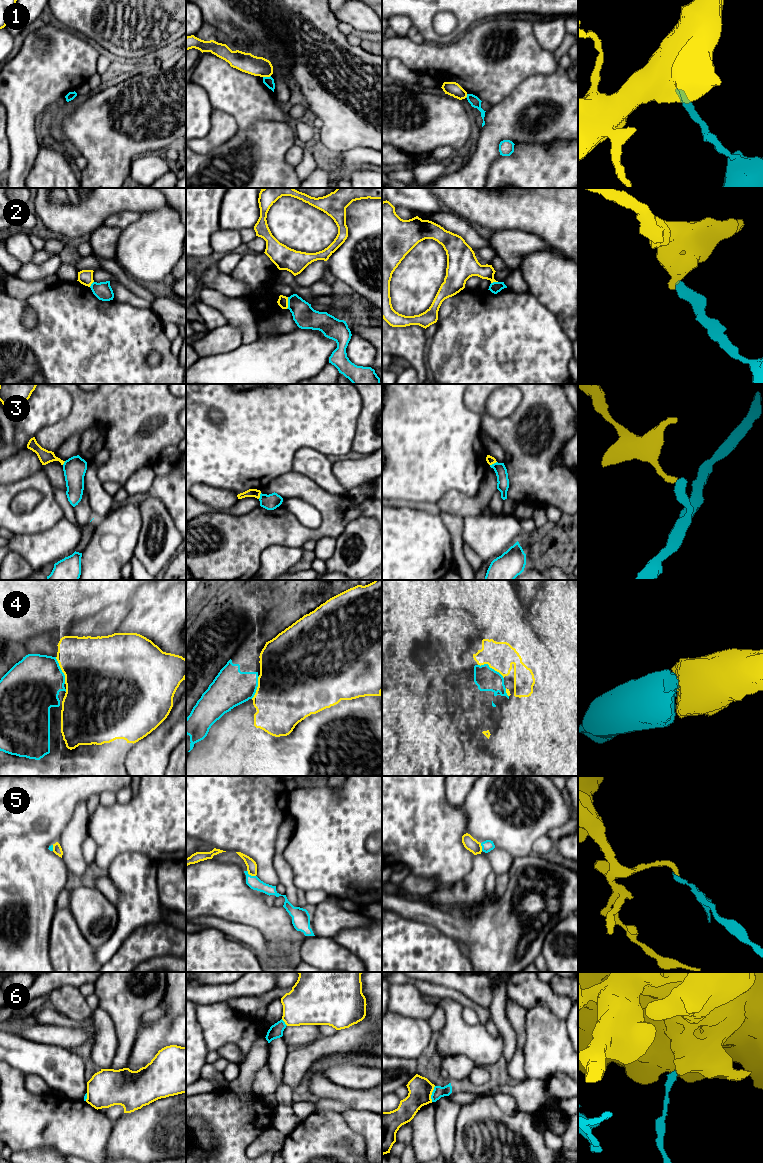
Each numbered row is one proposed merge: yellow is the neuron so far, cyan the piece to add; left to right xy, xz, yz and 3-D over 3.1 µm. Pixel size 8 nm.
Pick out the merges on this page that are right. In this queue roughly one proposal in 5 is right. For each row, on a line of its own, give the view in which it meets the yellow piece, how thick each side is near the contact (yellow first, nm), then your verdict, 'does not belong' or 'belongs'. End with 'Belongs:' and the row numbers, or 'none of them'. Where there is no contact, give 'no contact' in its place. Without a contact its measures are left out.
1: xz | 160/80 nm | does not belong
2: xz | 80/180 nm | does not belong
3: yz | 70/100 nm | does not belong
4: yz | 240/190 nm | belongs
5: xz | 80/100 nm | does not belong
6: yz | 190/90 nm | does not belong
Belongs: 4

